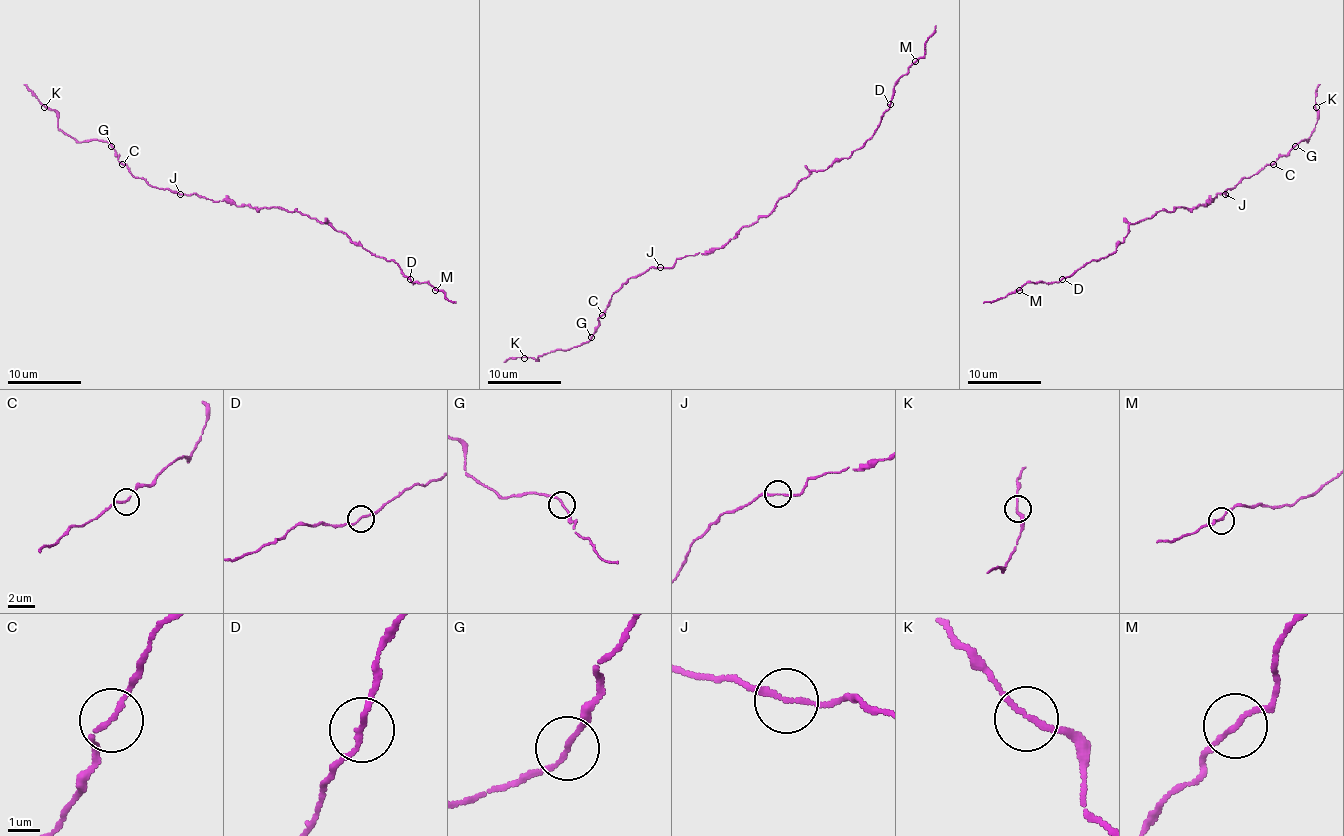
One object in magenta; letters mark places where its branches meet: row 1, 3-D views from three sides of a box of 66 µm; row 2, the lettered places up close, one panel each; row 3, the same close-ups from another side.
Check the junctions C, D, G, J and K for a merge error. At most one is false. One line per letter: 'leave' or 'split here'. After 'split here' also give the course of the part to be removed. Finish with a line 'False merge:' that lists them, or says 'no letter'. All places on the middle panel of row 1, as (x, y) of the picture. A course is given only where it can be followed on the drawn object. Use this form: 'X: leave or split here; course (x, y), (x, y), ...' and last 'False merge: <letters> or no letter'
C: leave
D: leave
G: leave
J: leave
K: leave
False merge: no letter

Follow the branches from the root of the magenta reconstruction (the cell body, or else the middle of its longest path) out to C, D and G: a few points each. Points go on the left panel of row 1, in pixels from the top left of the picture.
C: (256, 207), (150, 187), (122, 164)
D: (256, 207), (298, 211), (330, 224), (371, 253), (393, 261), (410, 279)
G: (256, 207), (150, 187), (119, 161), (111, 146)

